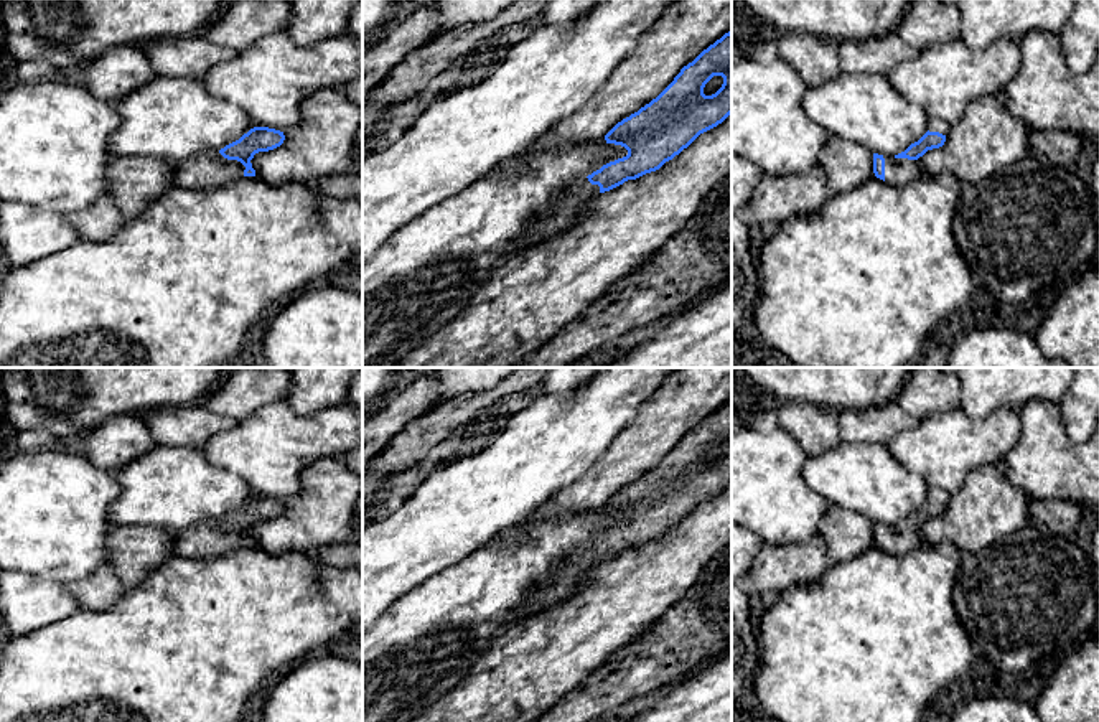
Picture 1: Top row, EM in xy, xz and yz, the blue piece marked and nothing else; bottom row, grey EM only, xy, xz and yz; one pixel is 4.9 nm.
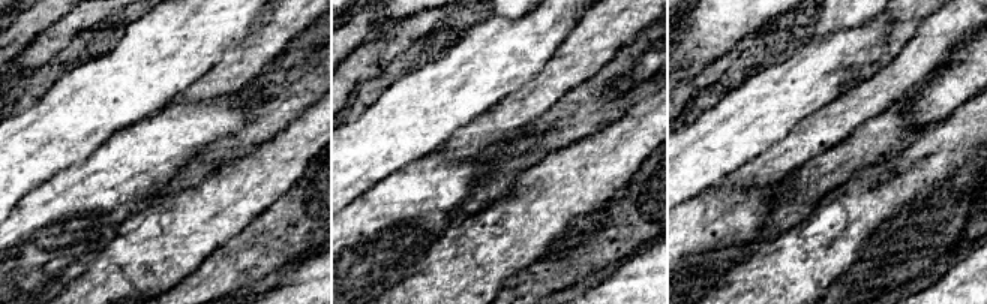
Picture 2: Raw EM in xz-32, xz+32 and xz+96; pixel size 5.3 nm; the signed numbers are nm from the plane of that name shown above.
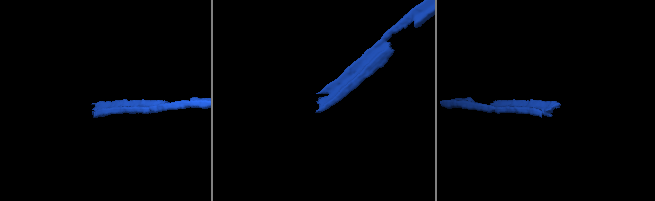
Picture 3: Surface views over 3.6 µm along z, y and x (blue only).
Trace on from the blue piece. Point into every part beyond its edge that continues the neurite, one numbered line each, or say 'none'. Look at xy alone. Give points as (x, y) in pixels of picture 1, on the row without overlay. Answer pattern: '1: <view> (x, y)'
1: xy (210, 539)

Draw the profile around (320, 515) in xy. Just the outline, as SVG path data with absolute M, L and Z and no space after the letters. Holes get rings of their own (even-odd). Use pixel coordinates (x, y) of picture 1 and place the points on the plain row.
M338 457L316 458L302 470L300 491L285 499L280 516L250 529L255 546L269 552L315 552L351 541L353 514L362 476Z

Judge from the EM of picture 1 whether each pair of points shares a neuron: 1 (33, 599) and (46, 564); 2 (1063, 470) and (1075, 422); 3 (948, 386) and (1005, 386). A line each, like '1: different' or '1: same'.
1: different
2: different
3: different

